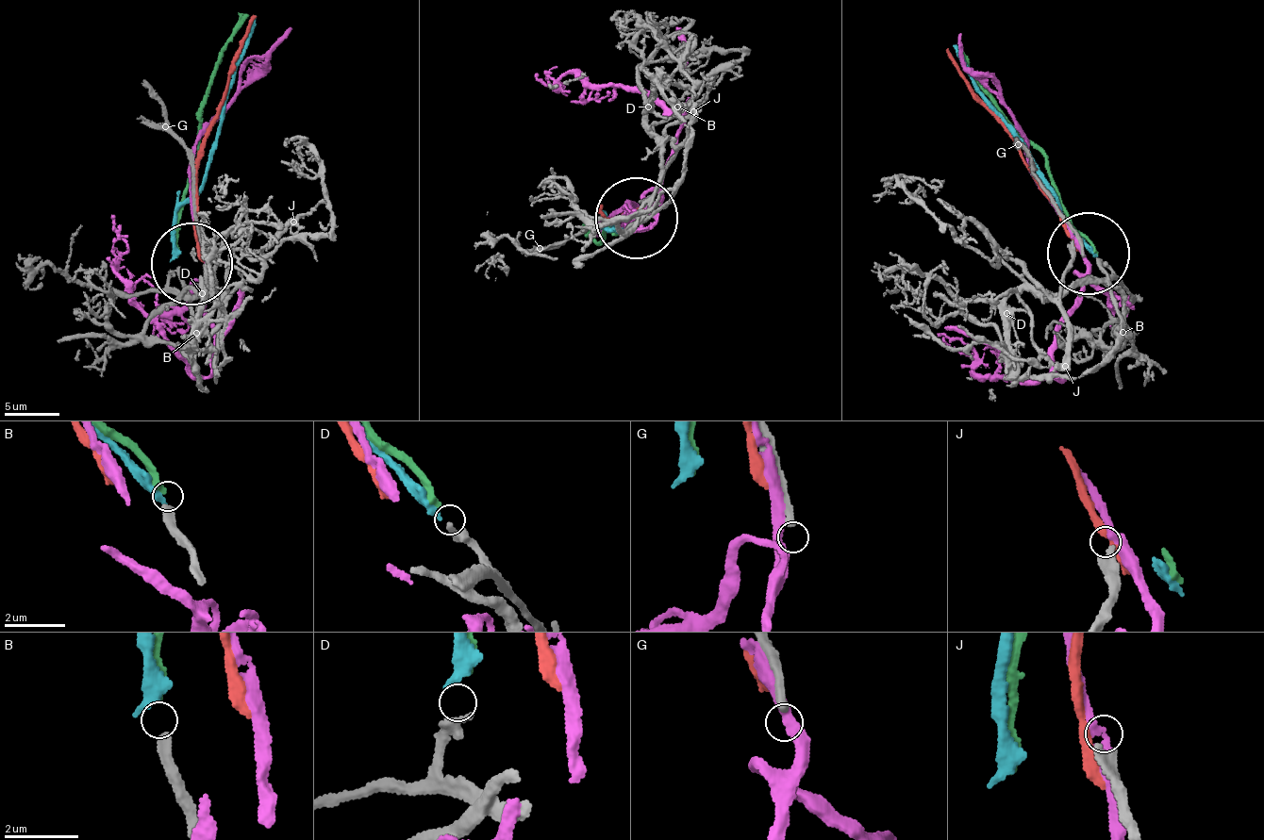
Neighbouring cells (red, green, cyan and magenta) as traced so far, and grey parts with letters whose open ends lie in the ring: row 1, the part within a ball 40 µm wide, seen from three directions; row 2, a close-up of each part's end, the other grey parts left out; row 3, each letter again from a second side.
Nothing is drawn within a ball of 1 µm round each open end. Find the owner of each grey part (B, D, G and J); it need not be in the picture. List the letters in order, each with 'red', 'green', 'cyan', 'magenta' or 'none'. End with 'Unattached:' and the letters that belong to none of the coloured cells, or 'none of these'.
B: green
D: cyan
G: none
J: none
Unattached: G, J

